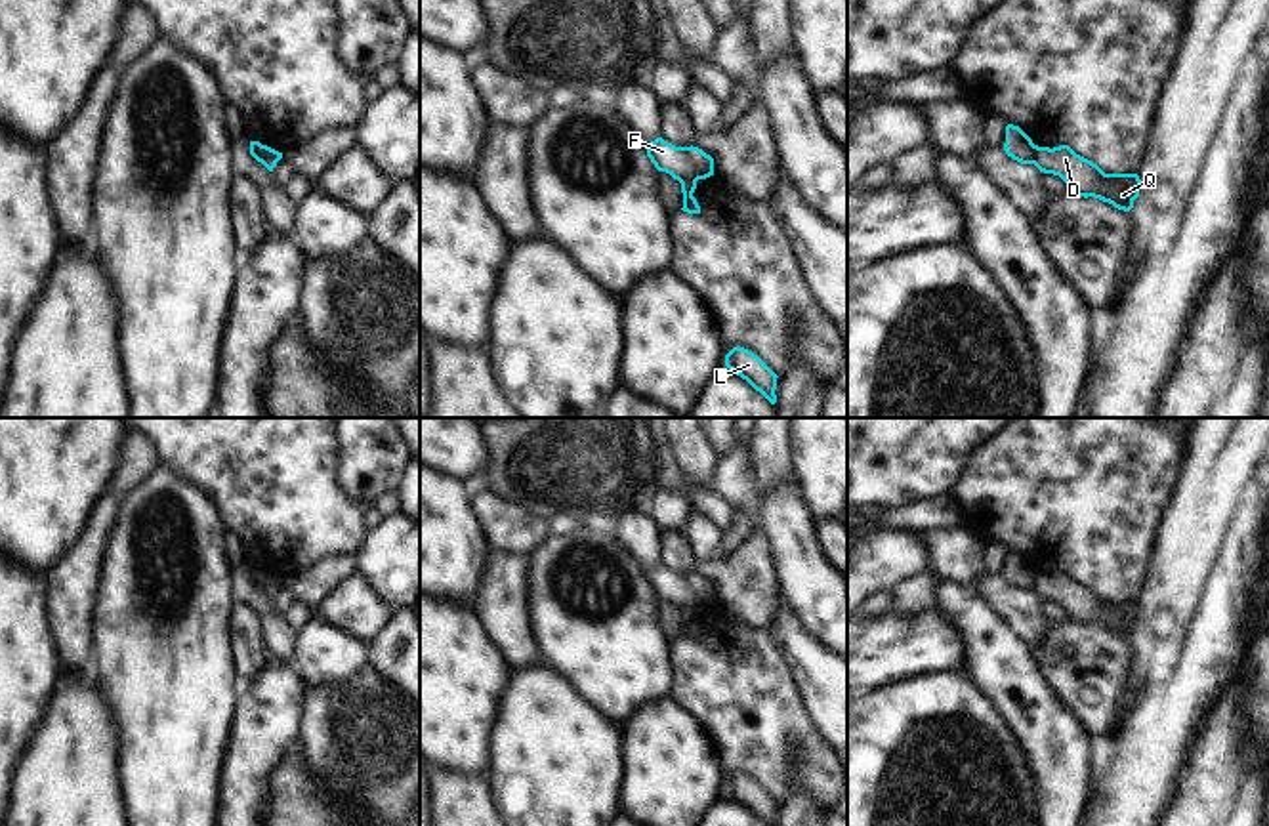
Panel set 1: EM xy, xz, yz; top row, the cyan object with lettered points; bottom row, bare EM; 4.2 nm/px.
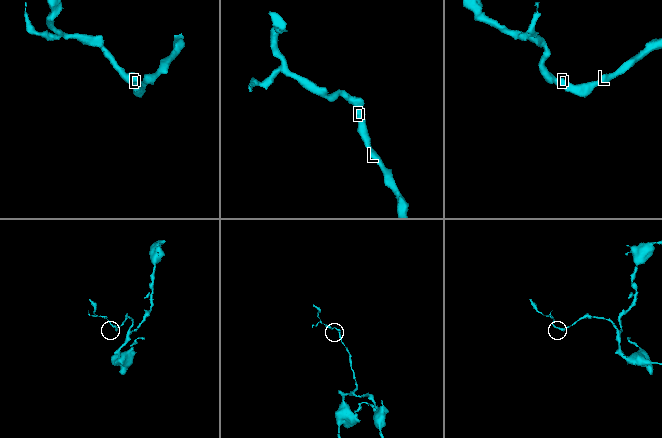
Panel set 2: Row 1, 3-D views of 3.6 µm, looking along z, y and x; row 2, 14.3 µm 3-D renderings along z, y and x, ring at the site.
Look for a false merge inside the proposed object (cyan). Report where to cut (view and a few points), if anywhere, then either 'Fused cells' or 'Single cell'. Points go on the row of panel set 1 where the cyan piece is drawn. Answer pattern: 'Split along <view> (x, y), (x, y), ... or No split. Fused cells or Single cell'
Split along yz (1039, 147), (1031, 163). Fused cells.

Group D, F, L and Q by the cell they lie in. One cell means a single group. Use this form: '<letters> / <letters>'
D L Q / F

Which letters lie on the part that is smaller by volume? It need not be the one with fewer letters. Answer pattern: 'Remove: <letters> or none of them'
Remove: F.

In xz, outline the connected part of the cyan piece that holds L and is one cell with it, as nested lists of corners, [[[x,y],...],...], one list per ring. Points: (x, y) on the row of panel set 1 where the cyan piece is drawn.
[[[733,347],[725,355],[725,366],[737,376],[746,380],[756,391],[759,391],[771,404],[777,403],[777,374],[752,351],[744,347]]]

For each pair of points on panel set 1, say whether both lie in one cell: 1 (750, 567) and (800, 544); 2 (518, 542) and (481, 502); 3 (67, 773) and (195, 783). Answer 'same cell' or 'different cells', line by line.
1: different cells
2: same cell
3: different cells

